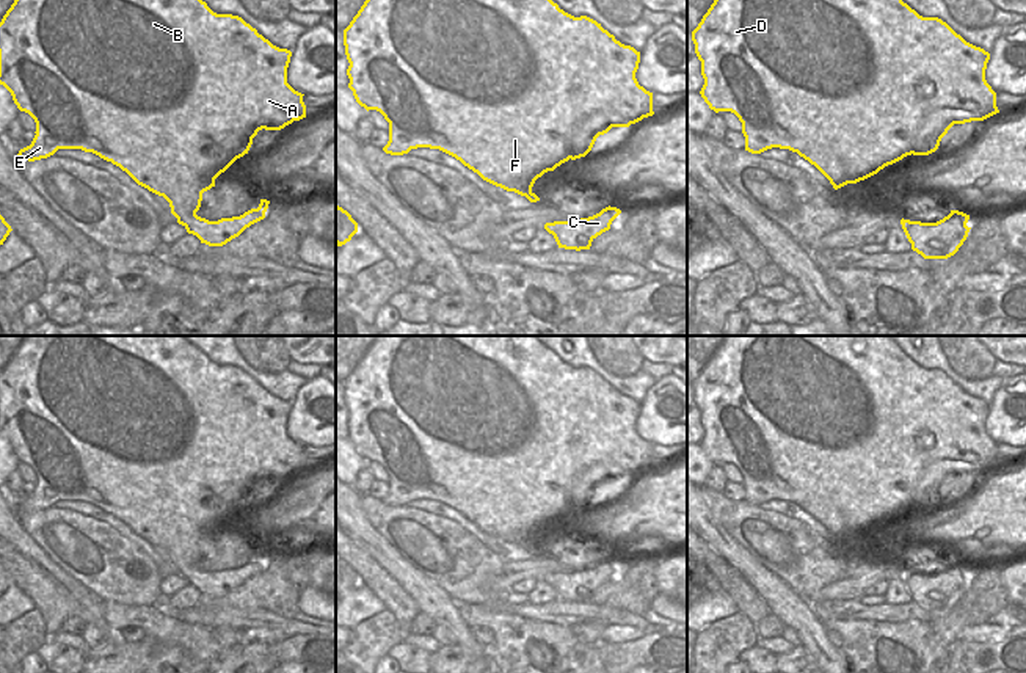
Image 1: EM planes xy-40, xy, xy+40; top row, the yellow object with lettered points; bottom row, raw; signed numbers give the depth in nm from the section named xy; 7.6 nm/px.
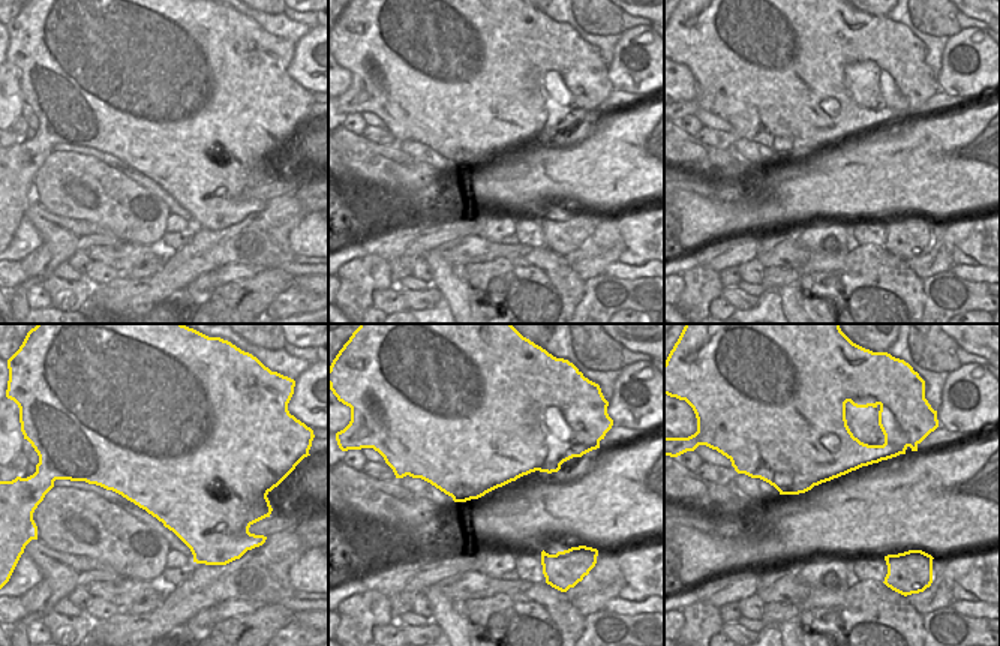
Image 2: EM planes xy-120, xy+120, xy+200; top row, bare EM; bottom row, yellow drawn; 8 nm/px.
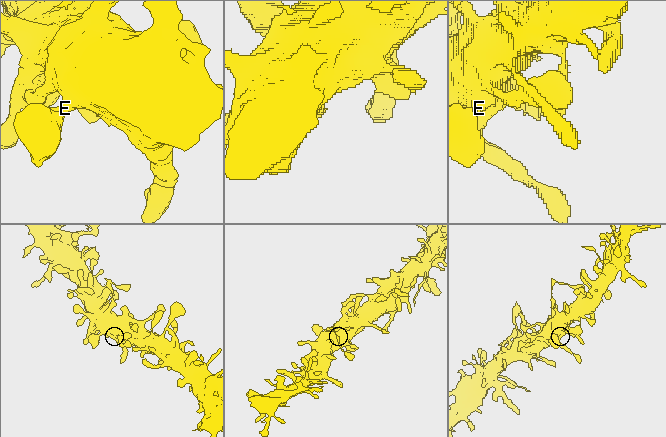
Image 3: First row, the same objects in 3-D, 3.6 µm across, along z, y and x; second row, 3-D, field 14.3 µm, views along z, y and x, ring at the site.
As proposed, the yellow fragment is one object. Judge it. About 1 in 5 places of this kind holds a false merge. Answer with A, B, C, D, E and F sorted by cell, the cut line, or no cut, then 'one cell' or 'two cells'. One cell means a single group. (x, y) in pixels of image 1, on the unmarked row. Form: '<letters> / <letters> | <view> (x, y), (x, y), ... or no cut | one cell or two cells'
A B C D E F | no cut | one cell

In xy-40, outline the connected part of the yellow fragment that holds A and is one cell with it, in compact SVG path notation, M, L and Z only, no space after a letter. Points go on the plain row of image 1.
M25 336L0 373L0 436L13 447L20 463L28 464L36 474L36 486L30 497L19 502L19 511L41 511L53 507L58 500L82 500L111 513L126 522L138 537L163 547L188 585L196 587L201 595L223 598L238 588L246 579L265 569L270 552L260 551L257 560L240 568L209 573L196 566L201 558L202 544L215 538L215 530L224 524L237 510L248 505L253 489L259 482L281 482L293 472L306 469L306 457L301 444L287 435L287 419L292 403L273 397L242 369L216 366L206 353L191 345L182 336Z

